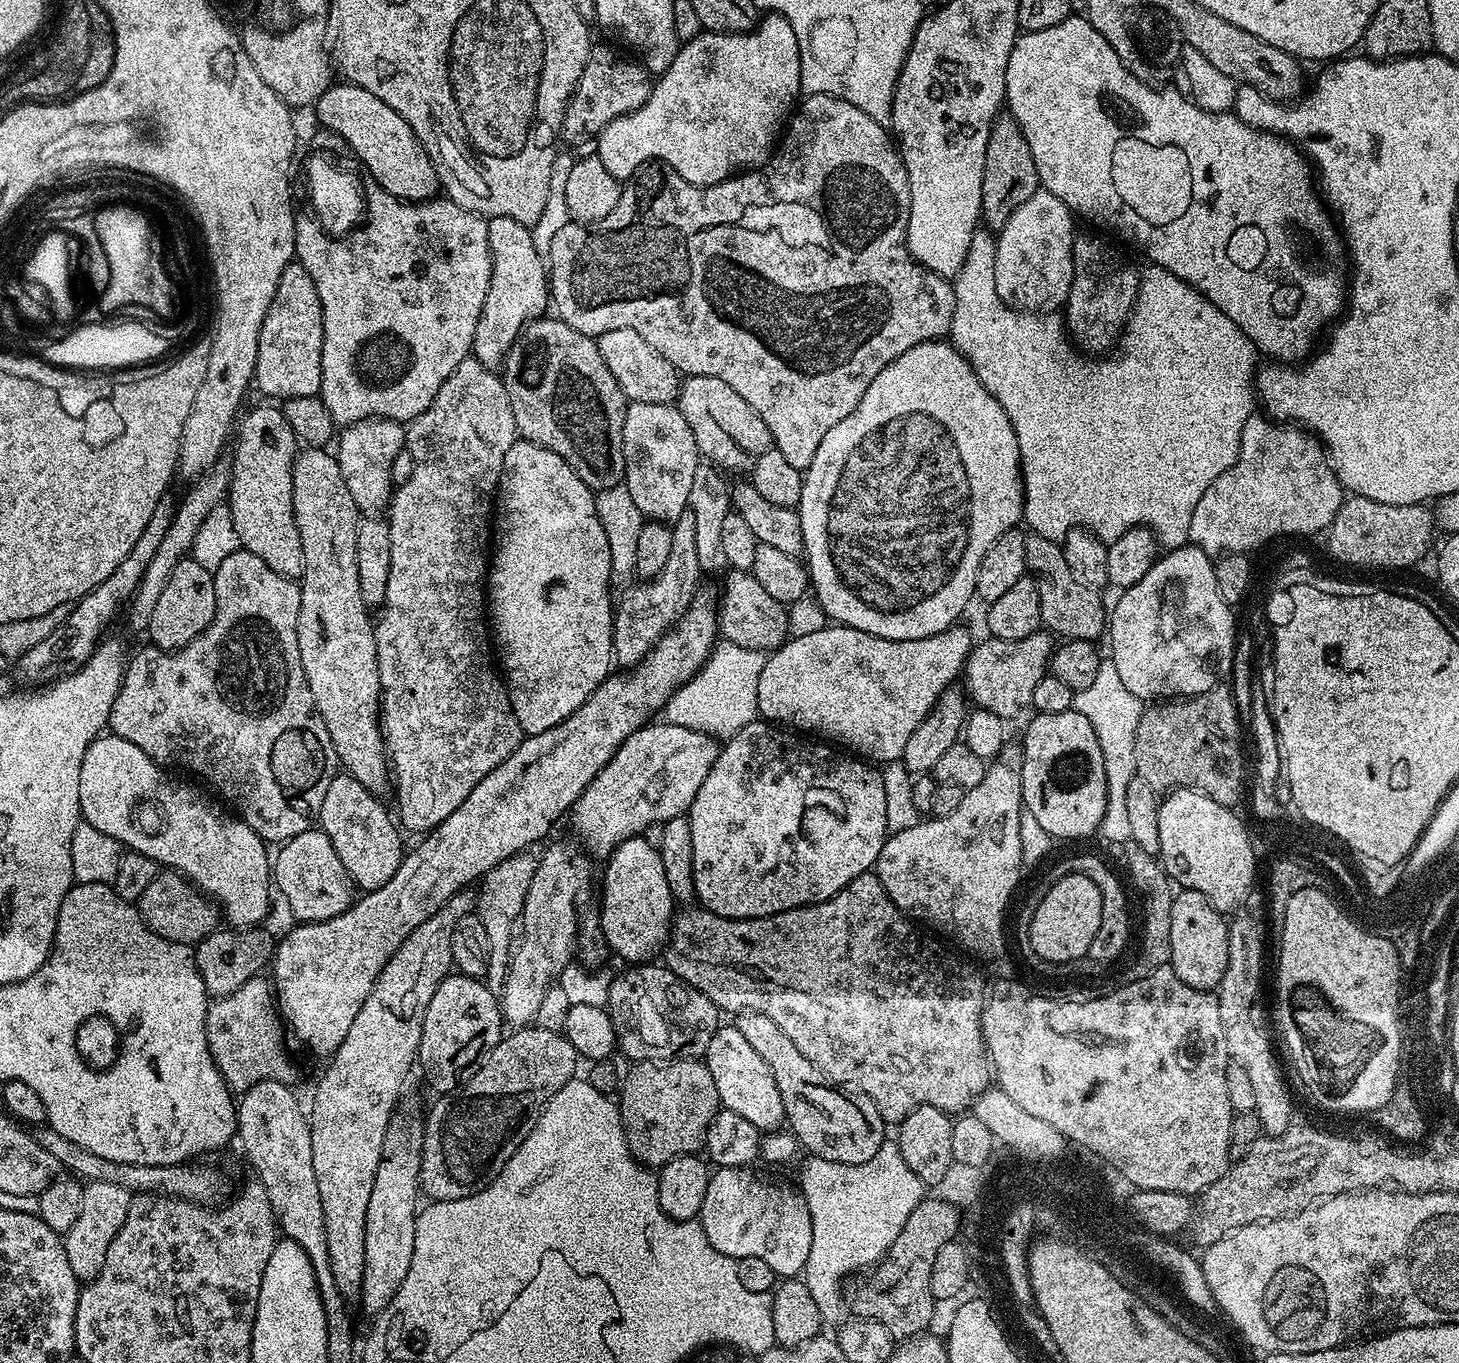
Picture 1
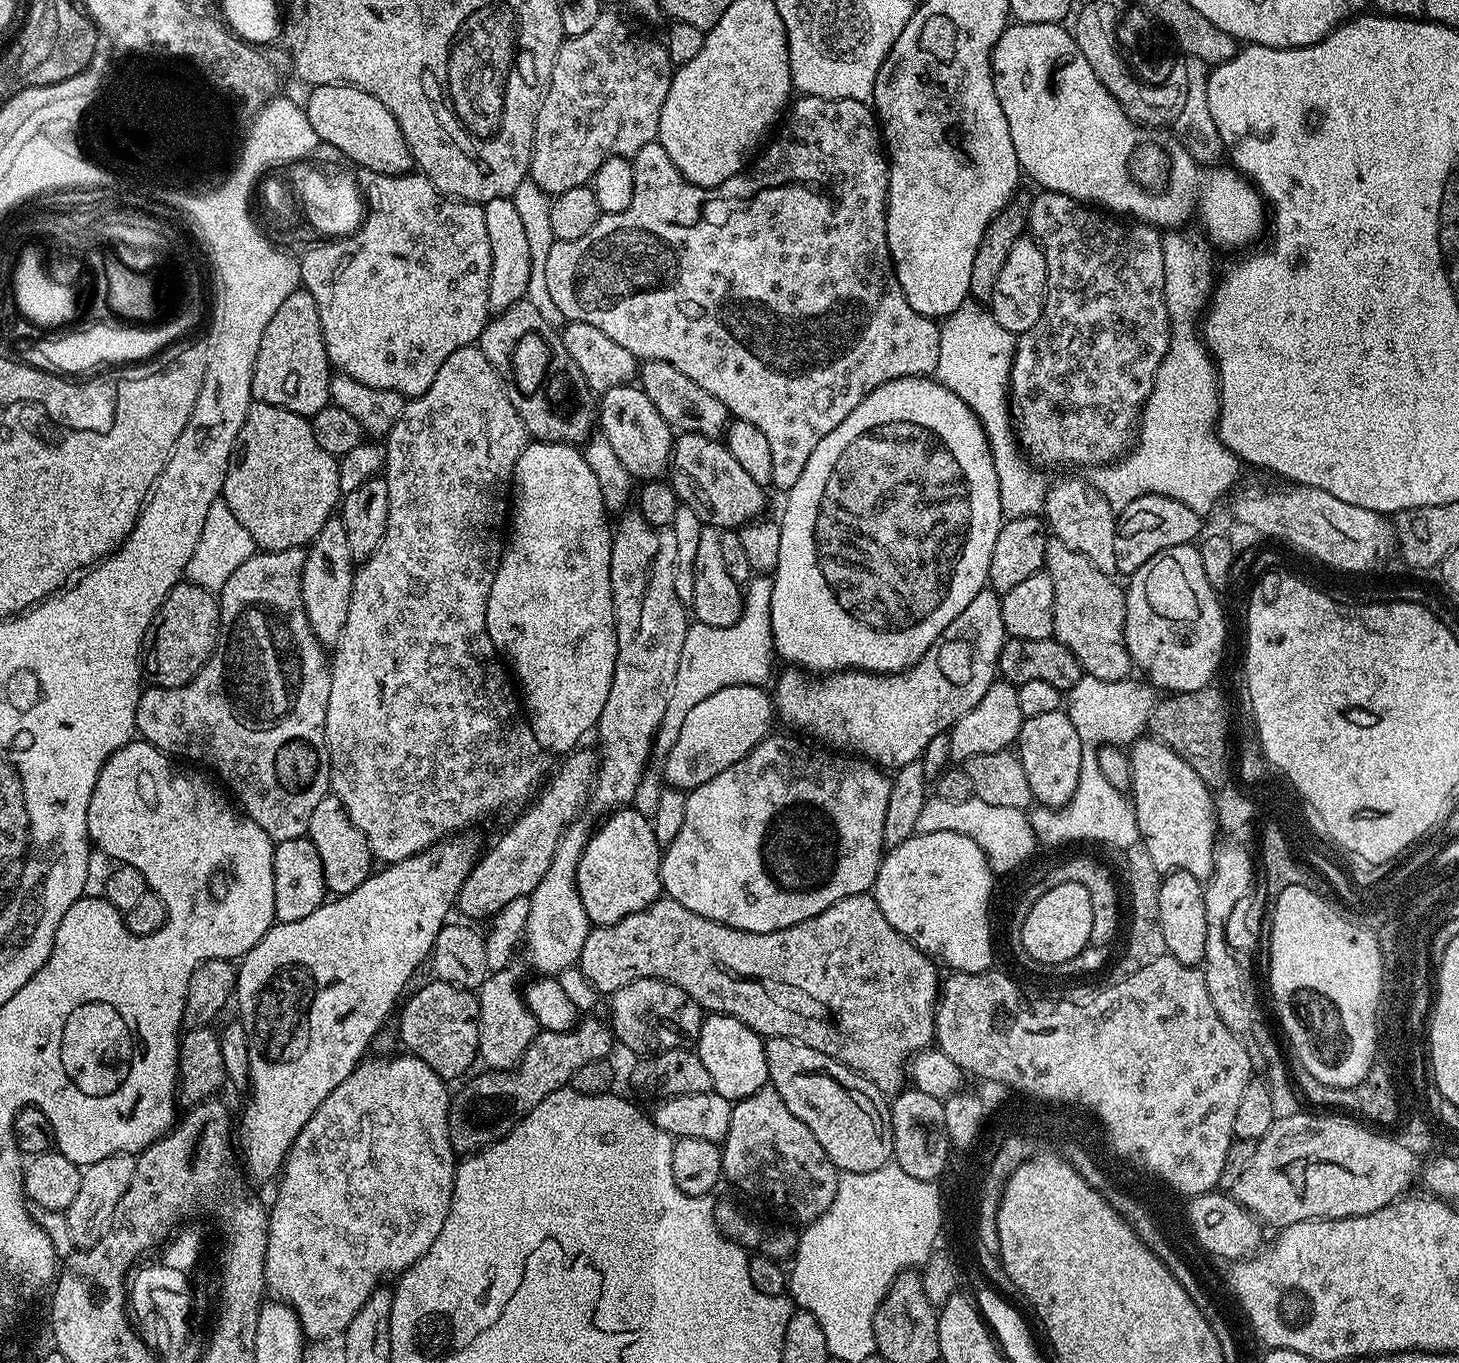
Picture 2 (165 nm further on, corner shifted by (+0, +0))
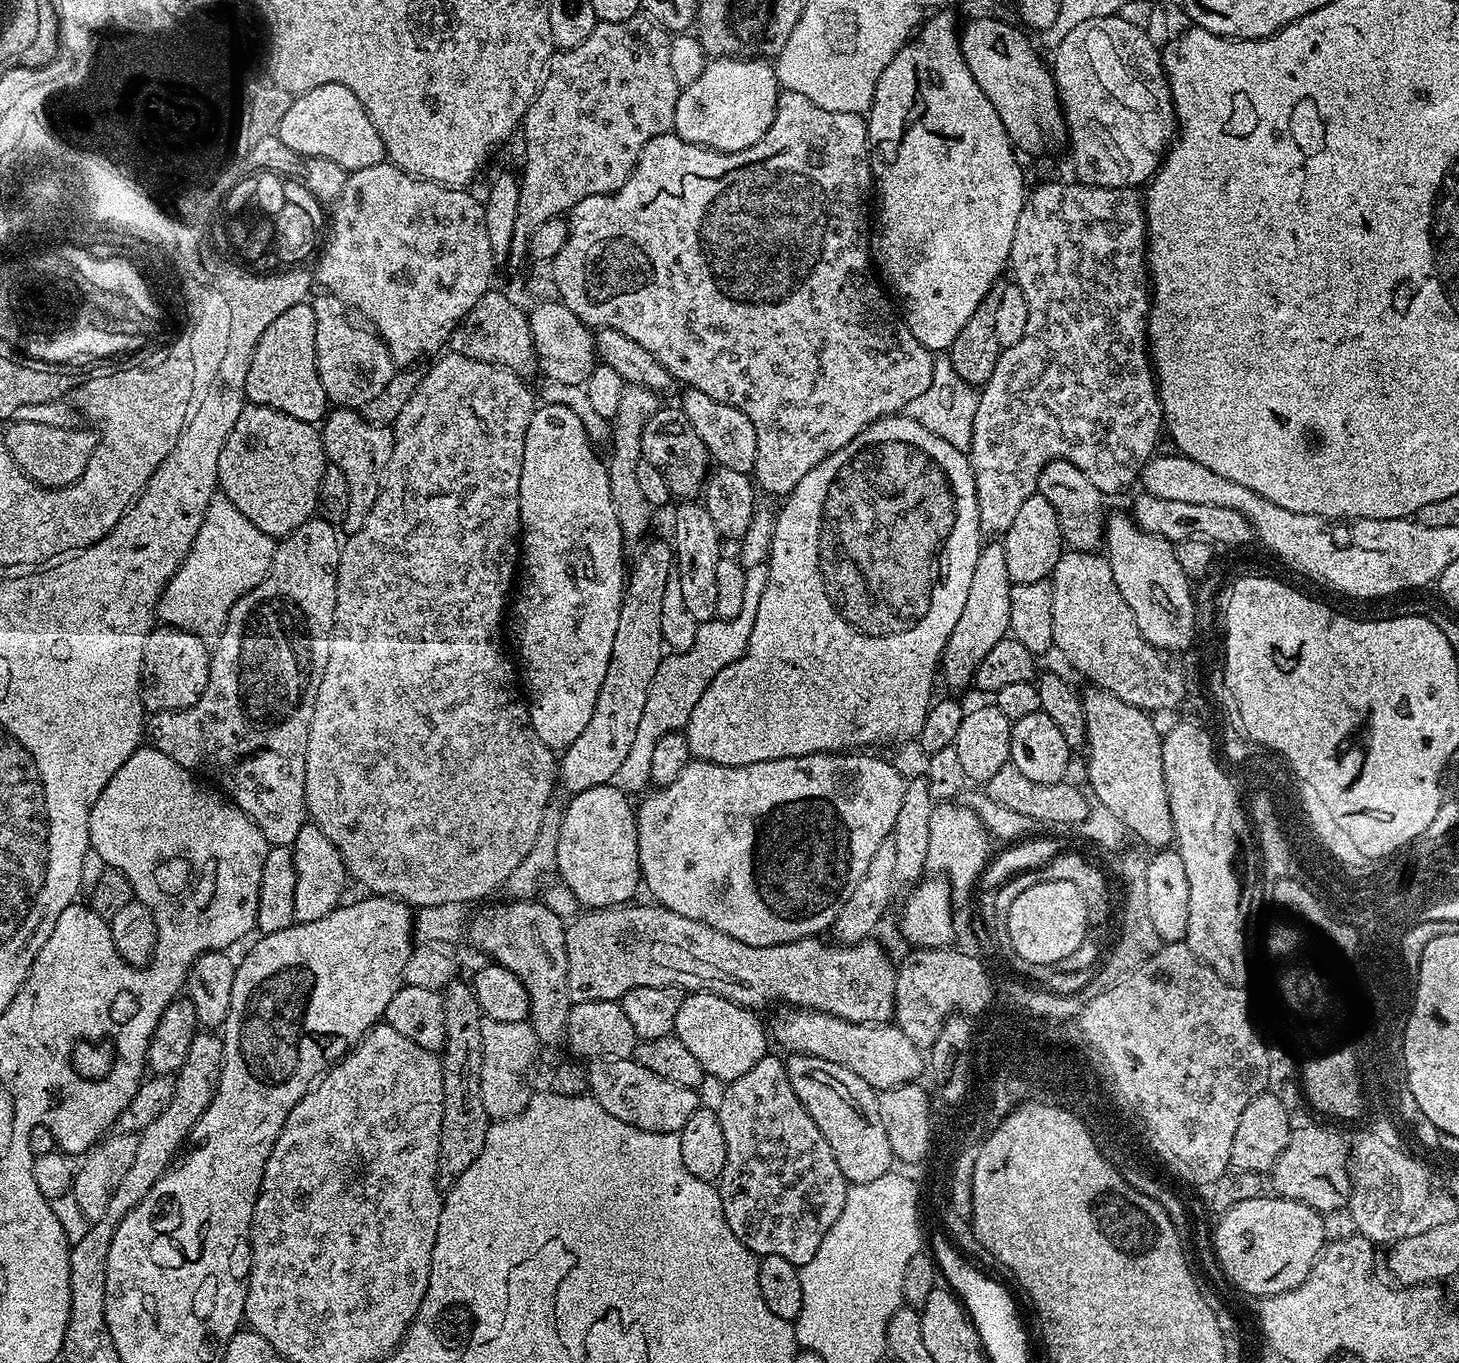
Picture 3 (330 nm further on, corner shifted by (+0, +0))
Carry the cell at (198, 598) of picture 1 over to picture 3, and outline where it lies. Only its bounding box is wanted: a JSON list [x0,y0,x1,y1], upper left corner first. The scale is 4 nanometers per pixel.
[140,627,212,713]

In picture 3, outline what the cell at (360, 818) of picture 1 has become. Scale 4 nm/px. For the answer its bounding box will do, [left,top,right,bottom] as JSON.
[290,822,350,924]

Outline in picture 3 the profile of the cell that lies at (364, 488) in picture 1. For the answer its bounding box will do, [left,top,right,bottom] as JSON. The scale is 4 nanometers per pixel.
[311,294,394,409]

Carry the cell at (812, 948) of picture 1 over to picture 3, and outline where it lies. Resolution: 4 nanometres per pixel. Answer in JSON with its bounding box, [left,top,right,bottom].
[564,902,897,1024]

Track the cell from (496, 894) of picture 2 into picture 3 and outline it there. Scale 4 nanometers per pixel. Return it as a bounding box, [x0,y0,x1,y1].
[558,540,674,794]

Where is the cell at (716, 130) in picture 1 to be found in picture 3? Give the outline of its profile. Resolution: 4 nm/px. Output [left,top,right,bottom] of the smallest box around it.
[672,56,782,152]

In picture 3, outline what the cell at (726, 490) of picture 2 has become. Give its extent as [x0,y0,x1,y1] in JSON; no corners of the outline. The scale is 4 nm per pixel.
[642,406,710,502]

